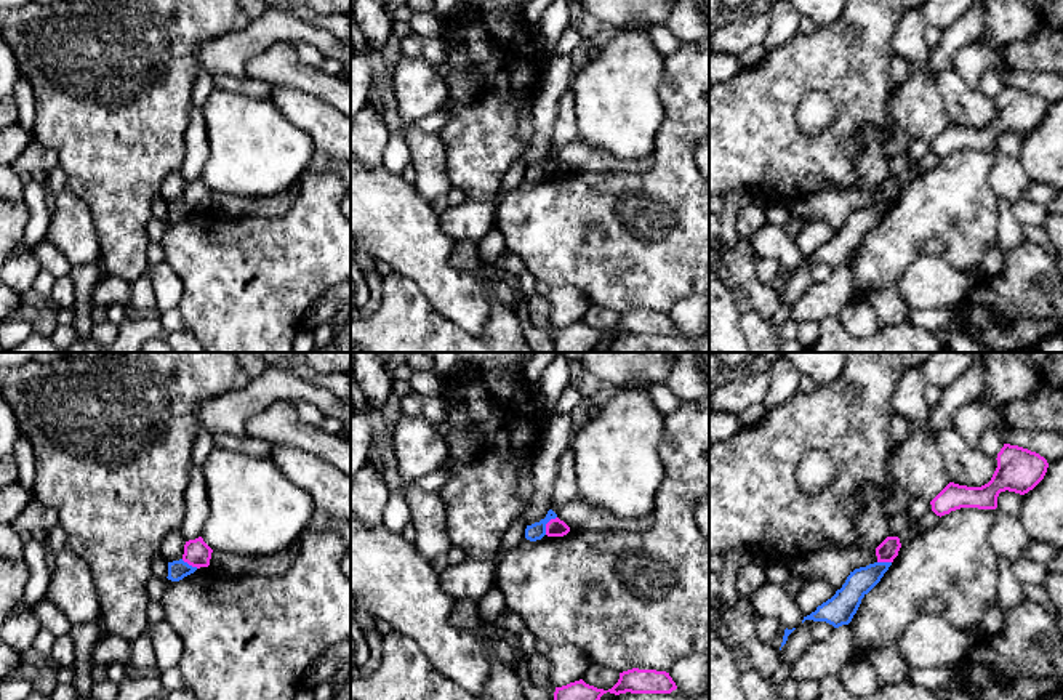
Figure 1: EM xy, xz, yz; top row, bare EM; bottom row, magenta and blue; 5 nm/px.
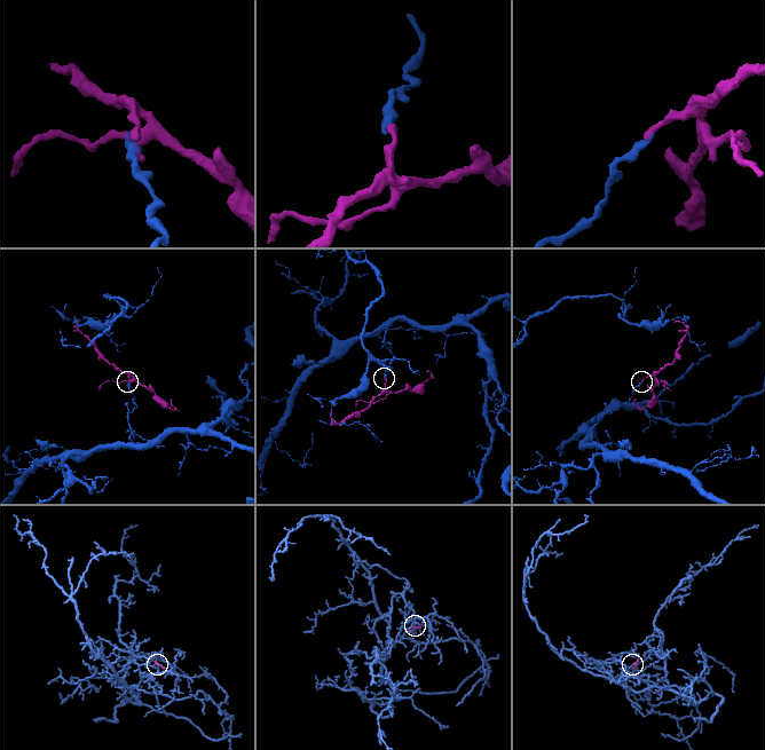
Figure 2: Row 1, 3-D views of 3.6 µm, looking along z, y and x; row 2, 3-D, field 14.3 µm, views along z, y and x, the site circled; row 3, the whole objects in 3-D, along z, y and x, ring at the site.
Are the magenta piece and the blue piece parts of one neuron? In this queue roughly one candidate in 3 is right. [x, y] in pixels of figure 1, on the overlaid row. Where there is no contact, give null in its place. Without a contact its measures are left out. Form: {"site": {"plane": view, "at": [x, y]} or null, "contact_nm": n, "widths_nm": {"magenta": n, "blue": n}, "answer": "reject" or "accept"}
{"site": {"plane": "xz", "at": [546, 524]}, "contact_nm": 110, "widths_nm": {"magenta": 90, "blue": 90}, "answer": "reject"}

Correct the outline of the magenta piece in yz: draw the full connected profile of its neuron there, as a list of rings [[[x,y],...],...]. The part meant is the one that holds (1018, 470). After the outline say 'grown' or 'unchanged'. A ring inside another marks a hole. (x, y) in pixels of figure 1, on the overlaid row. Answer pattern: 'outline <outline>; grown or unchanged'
outline [[[1004,444],[996,460],[997,468],[988,484],[967,487],[949,482],[930,501],[932,511],[941,517],[961,508],[996,509],[1001,492],[1025,495],[1044,479],[1049,468],[1039,453],[1010,444]]]; unchanged

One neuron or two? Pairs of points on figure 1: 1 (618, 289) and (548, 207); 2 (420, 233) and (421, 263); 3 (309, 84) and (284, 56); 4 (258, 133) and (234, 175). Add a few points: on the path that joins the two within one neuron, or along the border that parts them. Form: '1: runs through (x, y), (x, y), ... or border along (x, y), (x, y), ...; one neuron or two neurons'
1: runs through (604, 268), (567, 228); one neuron
2: runs through (420, 241), (421, 255); one neuron
3: runs through (303, 77), (288, 63); one neuron
4: runs through (253, 143), (253, 152), (240, 165); one neuron

